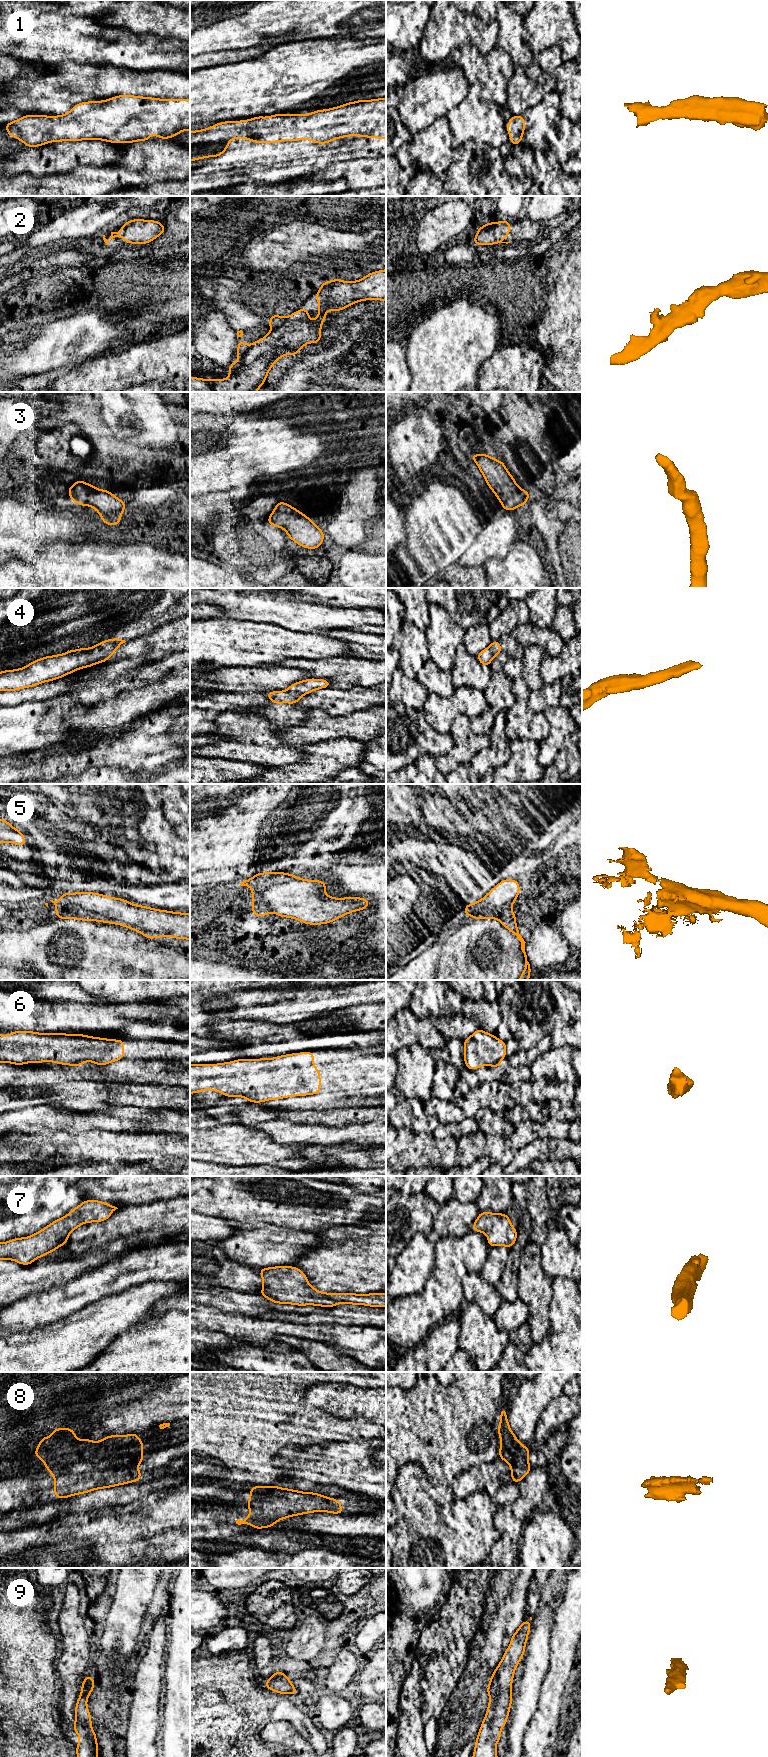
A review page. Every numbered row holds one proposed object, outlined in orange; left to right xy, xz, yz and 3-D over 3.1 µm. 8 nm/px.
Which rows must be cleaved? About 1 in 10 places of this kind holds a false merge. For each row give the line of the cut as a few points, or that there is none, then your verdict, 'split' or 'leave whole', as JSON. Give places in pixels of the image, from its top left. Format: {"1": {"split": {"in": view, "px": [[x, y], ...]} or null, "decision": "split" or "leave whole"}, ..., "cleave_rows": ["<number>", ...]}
{"1": {"split": null, "decision": "leave whole"}, "2": {"split": null, "decision": "leave whole"}, "3": {"split": null, "decision": "leave whole"}, "4": {"split": null, "decision": "leave whole"}, "5": {"split": null, "decision": "leave whole"}, "6": {"split": null, "decision": "leave whole"}, "7": {"split": null, "decision": "leave whole"}, "8": {"split": null, "decision": "leave whole"}, "9": {"split": null, "decision": "leave whole"}, "cleave_rows": []}

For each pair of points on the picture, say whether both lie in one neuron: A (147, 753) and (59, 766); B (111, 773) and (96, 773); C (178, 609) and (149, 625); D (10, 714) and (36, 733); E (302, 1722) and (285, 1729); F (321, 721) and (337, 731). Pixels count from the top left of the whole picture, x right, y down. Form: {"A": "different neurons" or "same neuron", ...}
{"A": "same neuron", "B": "same neuron", "C": "same neuron", "D": "same neuron", "E": "different neurons", "F": "same neuron"}

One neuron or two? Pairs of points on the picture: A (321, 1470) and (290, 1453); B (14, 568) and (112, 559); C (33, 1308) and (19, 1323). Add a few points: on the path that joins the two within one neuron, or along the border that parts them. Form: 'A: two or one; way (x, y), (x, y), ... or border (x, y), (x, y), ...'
A: one; way (313, 1462), (298, 1459)
B: one; way (38, 568), (88, 568)
C: one; way (29, 1312), (22, 1319)

